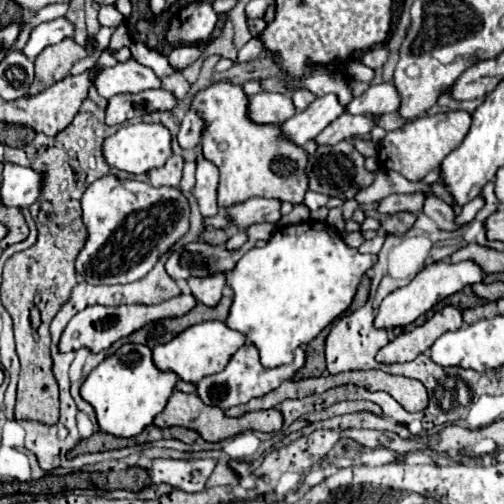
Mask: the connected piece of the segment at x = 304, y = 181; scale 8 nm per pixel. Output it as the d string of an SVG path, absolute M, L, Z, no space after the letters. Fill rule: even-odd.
M230 81L210 83L194 95L192 109L198 111L204 121L204 157L220 169L220 207L236 205L250 197L280 199L292 205L302 203L304 193L308 191L308 177L304 173L308 153L300 145L292 145L292 141L280 133L280 125L260 125L248 117L248 95L242 85Z

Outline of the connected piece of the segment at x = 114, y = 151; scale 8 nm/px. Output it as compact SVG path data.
M132 123L118 129L112 137L104 141L104 157L110 167L128 171L128 173L148 173L154 167L160 167L166 163L166 159L172 155L172 135L162 123Z

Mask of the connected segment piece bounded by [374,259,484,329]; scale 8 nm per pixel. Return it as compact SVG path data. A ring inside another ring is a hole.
M448 259L434 261L434 263L426 265L406 287L392 291L382 301L380 311L378 311L376 319L374 319L374 325L376 327L382 327L382 329L388 329L388 327L404 327L404 325L412 323L414 319L418 319L422 313L430 311L444 297L460 291L466 285L474 285L474 283L478 283L482 279L484 279L484 271L474 261L462 261L462 263L452 263Z

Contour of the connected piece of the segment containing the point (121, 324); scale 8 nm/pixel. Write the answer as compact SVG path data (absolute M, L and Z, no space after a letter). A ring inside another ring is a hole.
M180 293L180 297L172 297L172 301L162 301L160 305L116 305L116 307L104 307L104 305L92 305L80 313L76 313L66 331L62 333L60 339L60 349L62 351L76 351L80 347L88 347L94 353L100 353L108 349L114 341L128 337L130 333L138 331L146 323L166 319L166 317L182 317L190 309L194 309L196 299L190 293Z

